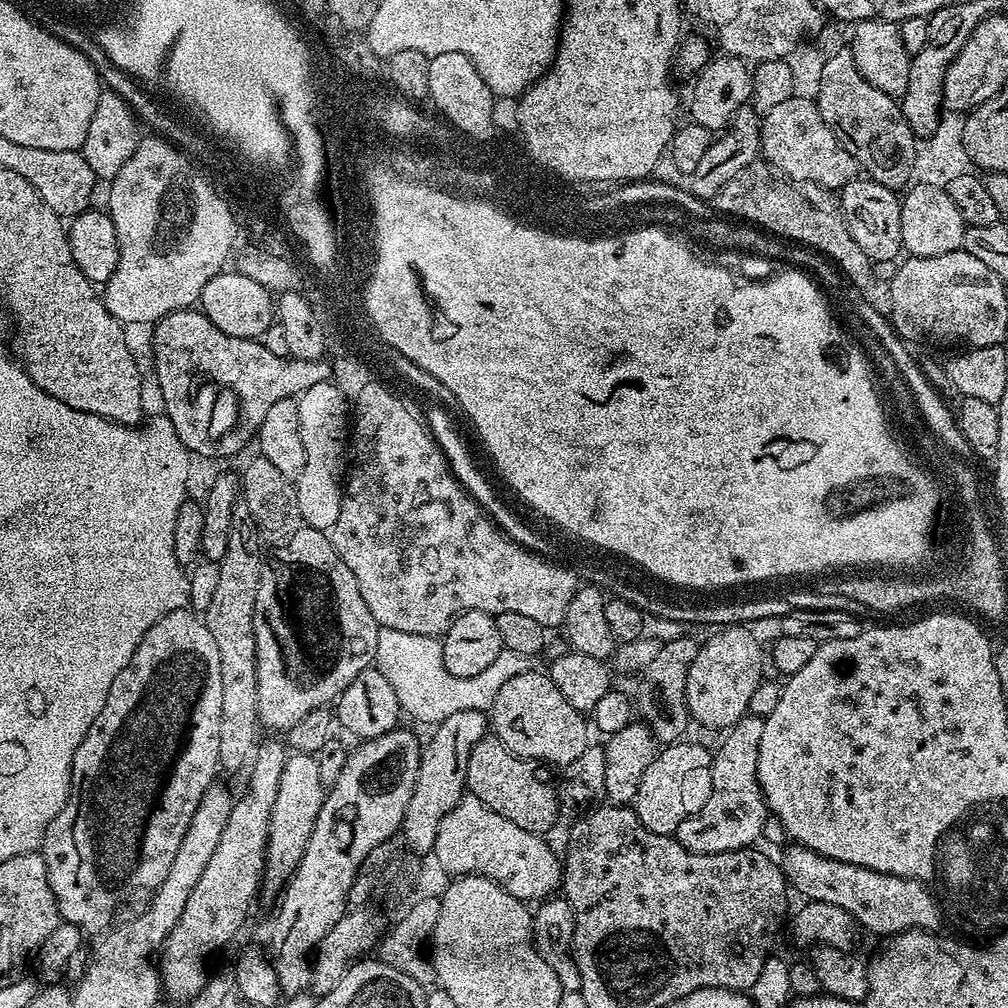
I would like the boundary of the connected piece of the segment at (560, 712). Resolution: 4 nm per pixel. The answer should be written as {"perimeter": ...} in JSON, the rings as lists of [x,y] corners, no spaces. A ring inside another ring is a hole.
{"perimeter":[[[521,670],[502,690],[490,709],[490,728],[508,749],[525,760],[543,762],[545,765],[563,766],[574,762],[590,743],[589,725],[585,717],[562,694],[558,686],[543,671]]]}

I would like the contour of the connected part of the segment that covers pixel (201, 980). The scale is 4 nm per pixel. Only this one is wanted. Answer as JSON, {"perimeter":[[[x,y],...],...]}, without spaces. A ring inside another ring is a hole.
{"perimeter":[[[276,740],[259,741],[250,764],[252,773],[248,776],[248,789],[241,800],[239,797],[233,803],[226,830],[222,830],[222,838],[218,838],[218,847],[214,849],[210,862],[206,862],[206,870],[202,870],[198,886],[194,886],[190,893],[186,910],[182,910],[182,918],[178,918],[178,926],[170,930],[164,947],[158,953],[163,991],[181,1002],[191,1000],[203,990],[210,973],[208,956],[214,955],[216,948],[230,944],[235,931],[249,919],[248,911],[252,908],[256,891],[261,891],[271,810],[286,759],[285,745],[281,741],[280,744]]]}

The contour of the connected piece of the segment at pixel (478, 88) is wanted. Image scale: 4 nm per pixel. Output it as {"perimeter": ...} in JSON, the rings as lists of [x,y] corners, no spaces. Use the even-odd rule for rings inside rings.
{"perimeter":[[[458,51],[438,54],[428,61],[430,70],[428,96],[430,101],[442,112],[443,116],[462,133],[481,142],[496,130],[494,124],[494,103],[496,97],[476,68],[476,64]]]}

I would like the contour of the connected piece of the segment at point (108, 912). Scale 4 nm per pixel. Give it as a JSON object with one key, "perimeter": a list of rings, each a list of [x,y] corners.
{"perimeter":[[[176,607],[170,614],[158,618],[158,622],[150,626],[150,630],[146,630],[142,642],[138,642],[122,674],[118,674],[118,678],[110,682],[110,690],[106,694],[106,706],[102,706],[90,730],[86,730],[82,746],[74,750],[72,789],[66,798],[66,806],[58,810],[58,814],[48,823],[48,828],[44,831],[42,855],[48,866],[48,881],[54,890],[54,898],[63,923],[72,924],[85,934],[103,933],[113,927],[112,915],[135,892],[147,893],[149,890],[155,890],[162,882],[162,878],[166,878],[170,866],[174,866],[174,854],[178,854],[178,846],[182,846],[182,834],[186,834],[186,826],[190,826],[190,818],[194,818],[194,810],[198,810],[202,794],[217,779],[216,772],[218,773],[220,768],[218,722],[222,722],[222,666],[218,662],[218,646],[214,646],[214,637],[195,611]]]}

